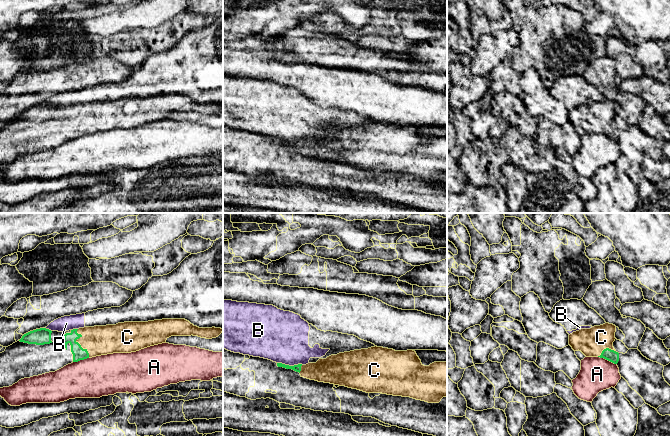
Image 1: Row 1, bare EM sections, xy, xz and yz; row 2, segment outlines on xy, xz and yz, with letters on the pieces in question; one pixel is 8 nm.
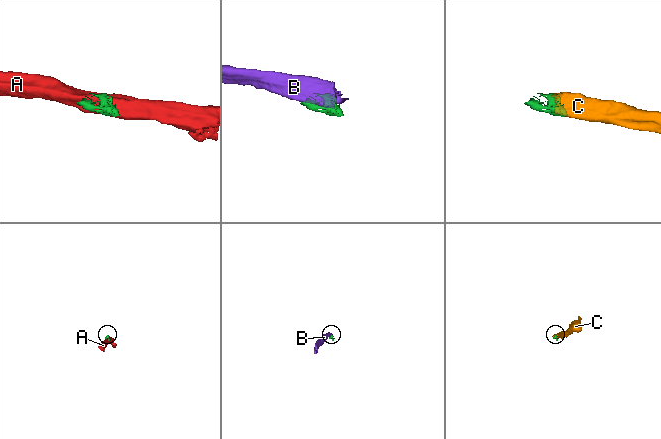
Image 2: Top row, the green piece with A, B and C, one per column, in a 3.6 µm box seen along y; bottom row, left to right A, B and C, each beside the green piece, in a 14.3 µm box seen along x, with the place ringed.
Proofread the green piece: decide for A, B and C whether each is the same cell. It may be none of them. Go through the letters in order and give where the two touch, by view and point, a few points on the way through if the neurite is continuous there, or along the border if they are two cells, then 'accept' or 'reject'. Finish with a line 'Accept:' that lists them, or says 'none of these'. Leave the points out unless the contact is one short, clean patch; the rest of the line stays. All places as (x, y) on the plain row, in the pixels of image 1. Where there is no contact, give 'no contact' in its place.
A: meets green in yz at (607, 135); border along yz (598, 132), (616, 140); reject
B: meets green in xz at (290, 142); reject
C: meets green in xy at (78, 119); runs through xy (79, 129), (78, 119), (99, 116); accept
Accept: C

